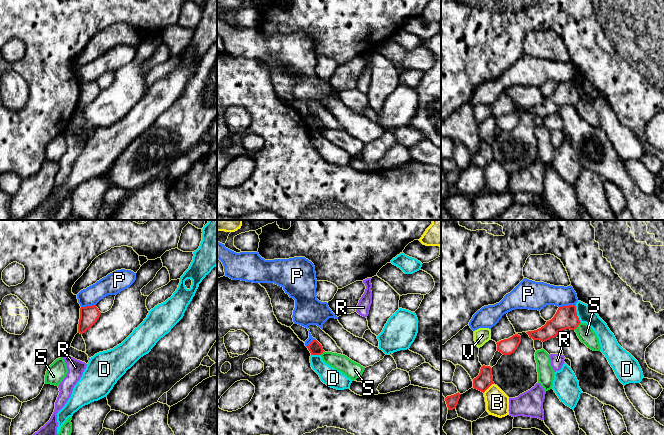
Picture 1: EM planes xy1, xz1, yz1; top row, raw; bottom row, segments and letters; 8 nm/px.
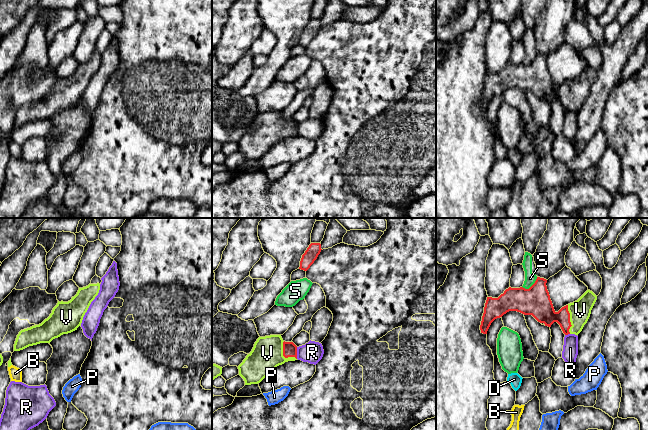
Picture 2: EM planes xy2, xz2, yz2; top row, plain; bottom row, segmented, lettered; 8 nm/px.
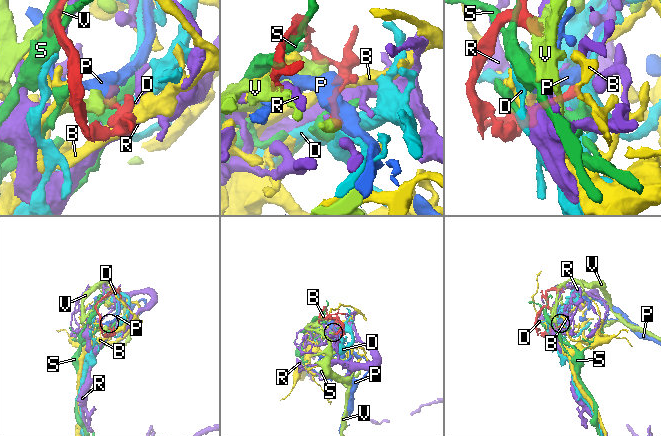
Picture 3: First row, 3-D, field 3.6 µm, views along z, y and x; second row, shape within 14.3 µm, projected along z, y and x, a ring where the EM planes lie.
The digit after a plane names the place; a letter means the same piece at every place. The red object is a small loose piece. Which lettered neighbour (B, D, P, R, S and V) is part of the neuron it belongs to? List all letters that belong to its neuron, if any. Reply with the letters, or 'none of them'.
V

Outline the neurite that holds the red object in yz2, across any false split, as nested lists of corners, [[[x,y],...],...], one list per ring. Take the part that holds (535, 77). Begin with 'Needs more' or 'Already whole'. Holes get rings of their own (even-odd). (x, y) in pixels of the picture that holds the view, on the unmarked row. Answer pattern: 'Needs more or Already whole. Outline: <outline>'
Needs more. Outline: [[[537,53],[529,65],[509,63],[498,74],[487,73],[480,101],[481,109],[487,110],[495,95],[509,87],[517,87],[524,91],[532,91],[548,103],[557,98],[565,111],[578,111],[590,93],[597,72],[587,66],[577,77],[556,88],[546,59],[546,55]]]

